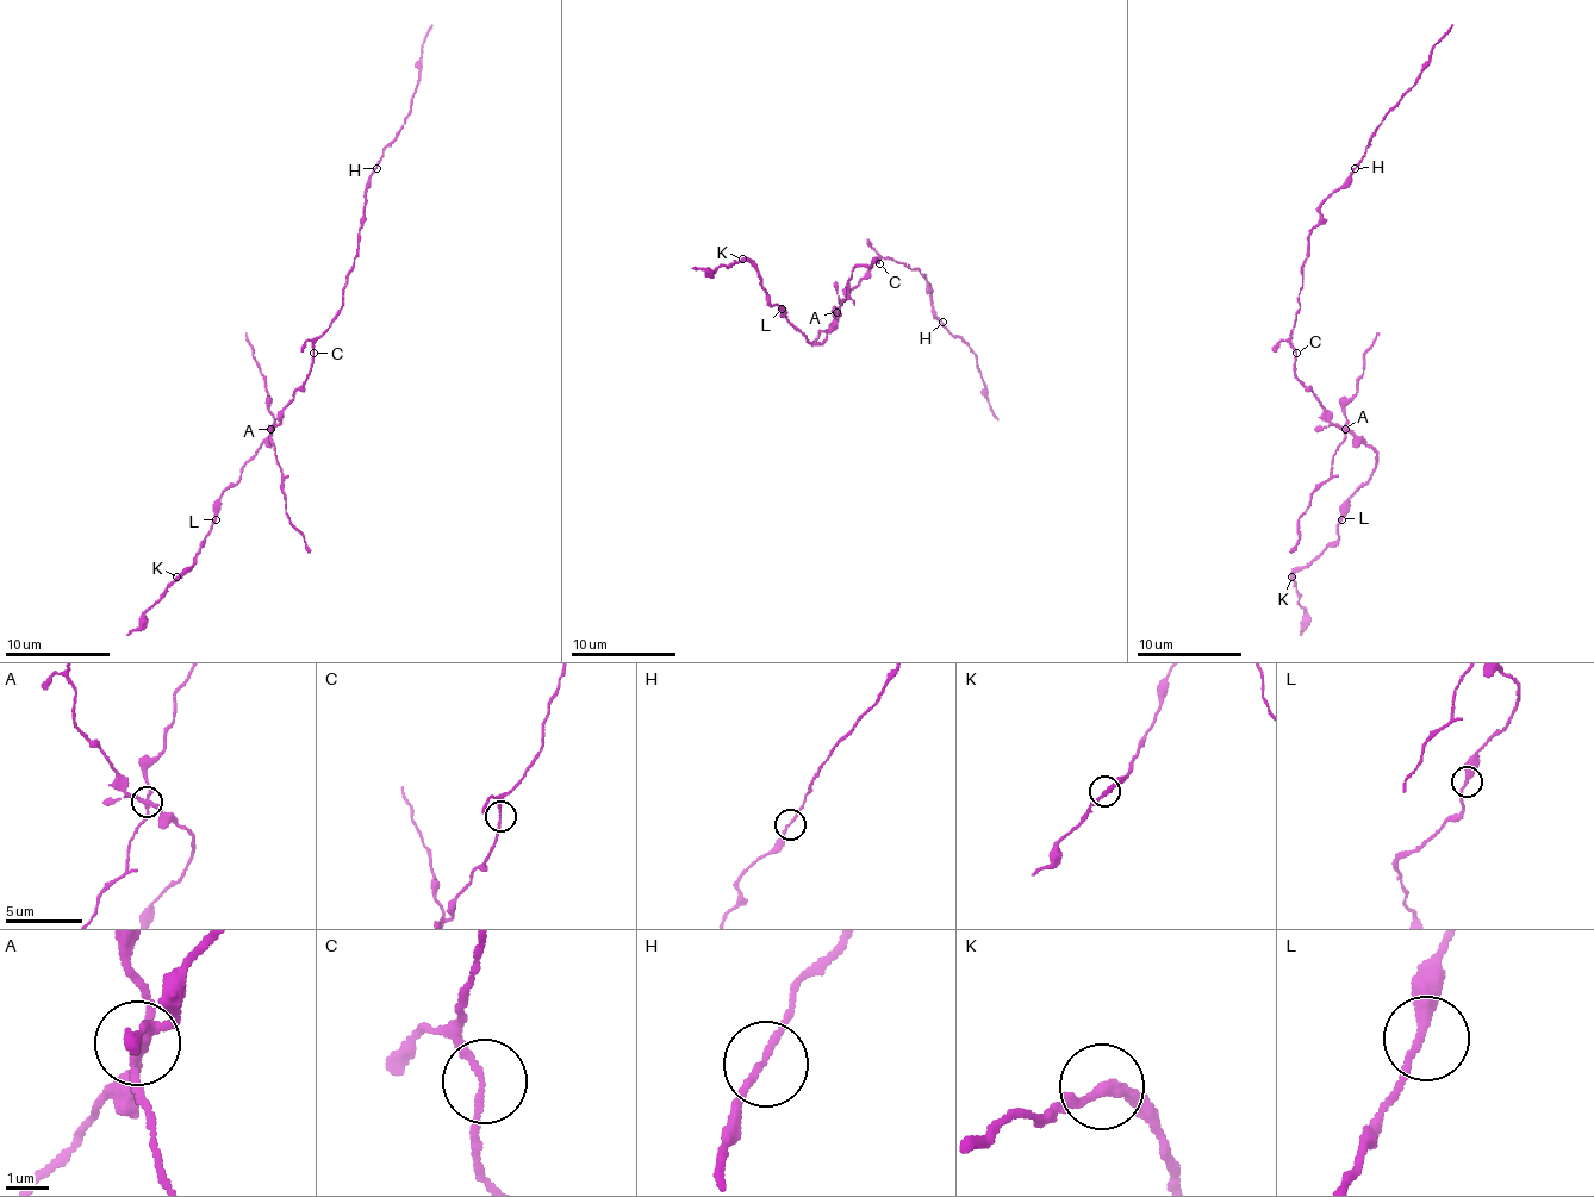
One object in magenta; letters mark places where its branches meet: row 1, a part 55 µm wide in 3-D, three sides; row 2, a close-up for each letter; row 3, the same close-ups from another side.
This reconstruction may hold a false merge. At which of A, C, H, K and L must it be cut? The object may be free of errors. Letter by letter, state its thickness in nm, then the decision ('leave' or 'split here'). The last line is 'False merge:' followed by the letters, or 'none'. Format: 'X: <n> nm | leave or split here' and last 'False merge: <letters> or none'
A: 240 nm | split here
C: 150 nm | leave
H: 150 nm | leave
K: 280 nm | leave
L: 260 nm | leave
False merge: A

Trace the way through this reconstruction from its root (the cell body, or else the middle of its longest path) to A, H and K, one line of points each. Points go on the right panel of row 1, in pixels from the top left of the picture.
A: (1296, 353), (1296, 376), (1315, 396), (1326, 413), (1344, 430)
H: (1296, 353), (1291, 330), (1299, 309), (1309, 229), (1320, 219), (1320, 206), (1355, 169)
K: (1296, 353), (1296, 376), (1336, 424), (1352, 430), (1376, 453), (1376, 467), (1352, 496), (1339, 537), (1291, 577)

